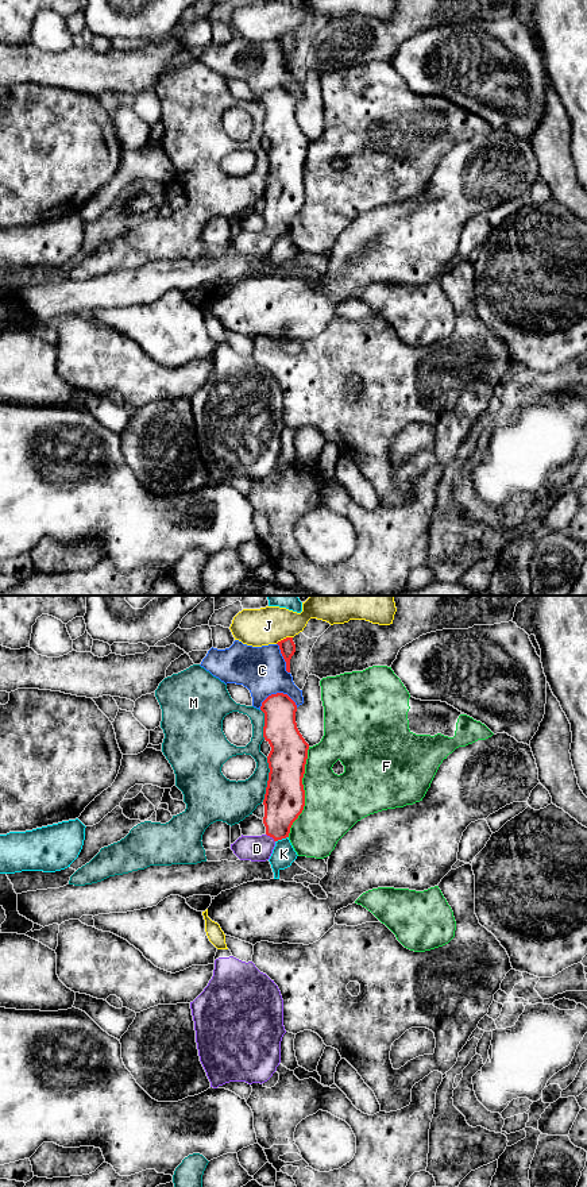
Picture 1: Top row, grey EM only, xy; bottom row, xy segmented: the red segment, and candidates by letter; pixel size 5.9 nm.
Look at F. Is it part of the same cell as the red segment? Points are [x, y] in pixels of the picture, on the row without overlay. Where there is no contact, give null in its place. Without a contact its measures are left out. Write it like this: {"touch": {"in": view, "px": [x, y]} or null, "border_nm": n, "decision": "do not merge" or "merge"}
{"touch": {"in": "xy", "px": [304, 187]}, "border_nm": 550, "decision": "do not merge"}

